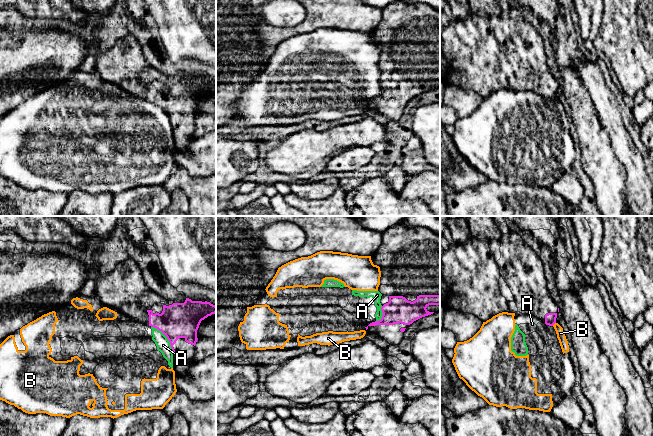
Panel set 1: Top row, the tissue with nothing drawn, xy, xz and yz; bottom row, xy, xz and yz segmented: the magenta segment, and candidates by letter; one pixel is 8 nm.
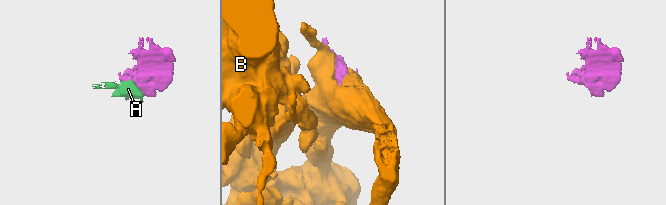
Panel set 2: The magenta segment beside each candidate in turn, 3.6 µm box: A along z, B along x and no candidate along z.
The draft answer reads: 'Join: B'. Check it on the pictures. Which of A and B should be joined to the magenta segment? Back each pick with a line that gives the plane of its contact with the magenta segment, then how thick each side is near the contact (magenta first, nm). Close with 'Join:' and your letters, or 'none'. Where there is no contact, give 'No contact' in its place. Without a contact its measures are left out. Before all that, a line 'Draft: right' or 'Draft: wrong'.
Draft: wrong
Join: none

